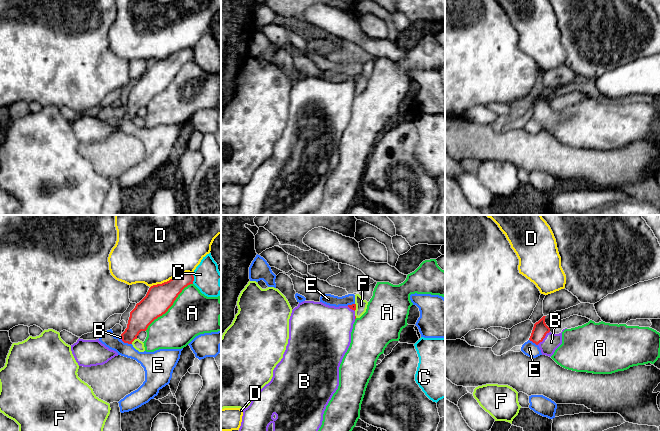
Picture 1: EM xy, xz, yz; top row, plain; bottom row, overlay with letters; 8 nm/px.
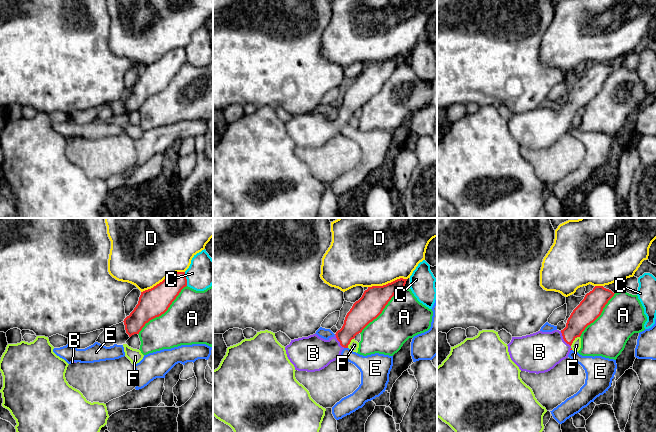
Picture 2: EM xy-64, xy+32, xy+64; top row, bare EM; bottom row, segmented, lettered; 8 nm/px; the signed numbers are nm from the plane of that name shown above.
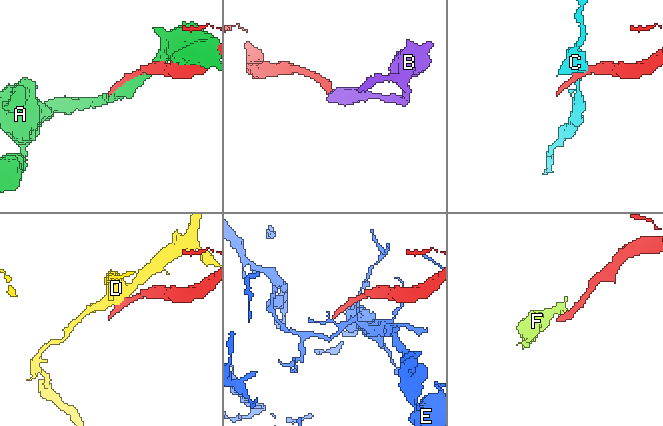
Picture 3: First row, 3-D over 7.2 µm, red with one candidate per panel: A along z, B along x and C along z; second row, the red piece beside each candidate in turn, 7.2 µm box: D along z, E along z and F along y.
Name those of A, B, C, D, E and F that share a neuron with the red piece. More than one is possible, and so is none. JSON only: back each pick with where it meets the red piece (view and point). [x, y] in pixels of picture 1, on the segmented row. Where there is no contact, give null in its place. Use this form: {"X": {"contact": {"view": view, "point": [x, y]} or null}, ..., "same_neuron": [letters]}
{"B": {"contact": {"view": "yz", "point": [544, 337]}}, "same_neuron": ["B"]}

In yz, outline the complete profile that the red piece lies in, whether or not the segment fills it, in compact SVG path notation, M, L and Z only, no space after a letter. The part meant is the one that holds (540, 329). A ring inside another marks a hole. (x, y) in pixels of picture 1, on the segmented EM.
M543 316L534 324L529 340L539 346L542 355L551 357L562 344L562 332L559 334L551 333L550 327L545 323L545 317Z

